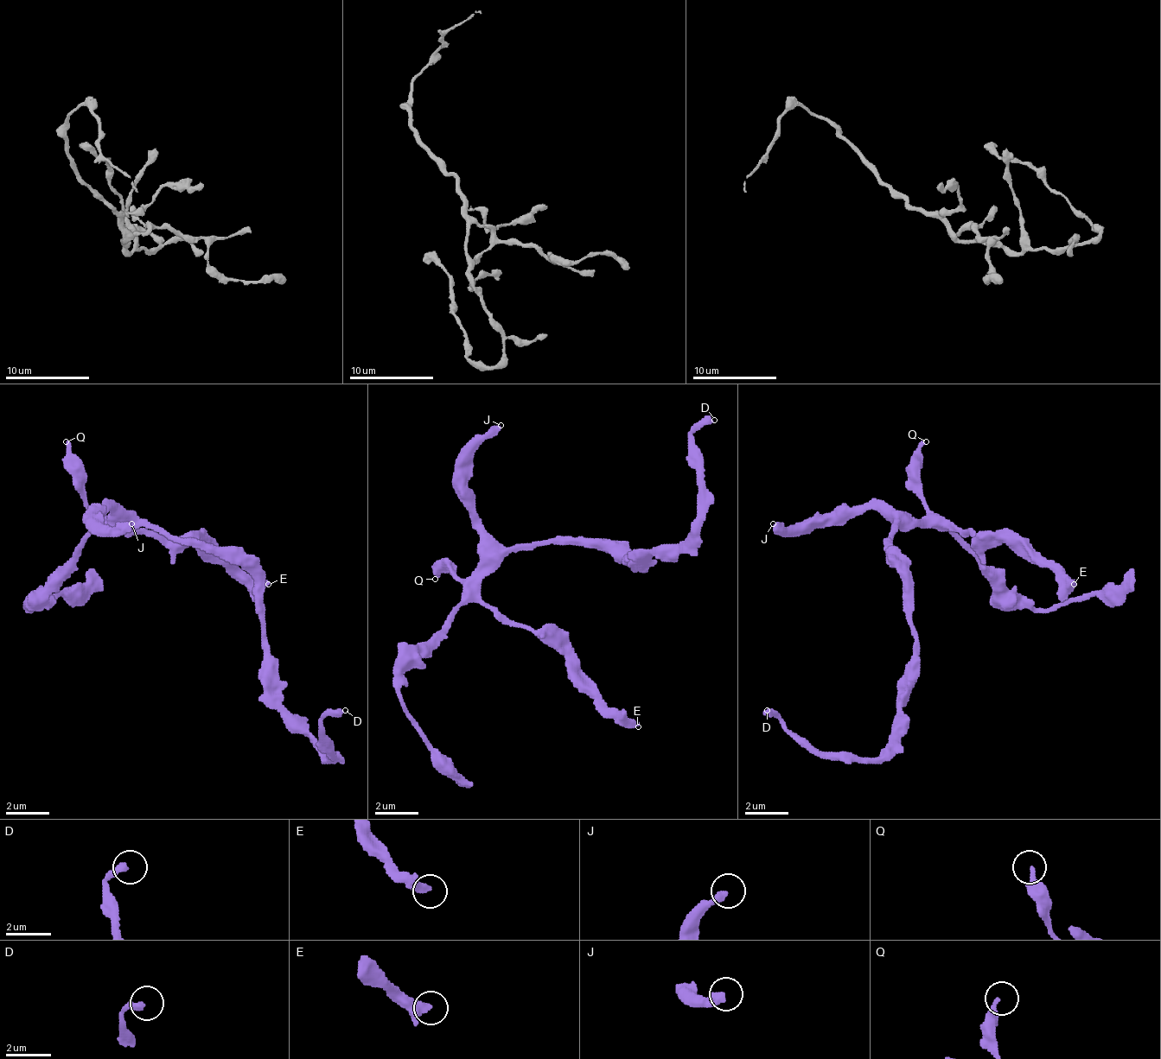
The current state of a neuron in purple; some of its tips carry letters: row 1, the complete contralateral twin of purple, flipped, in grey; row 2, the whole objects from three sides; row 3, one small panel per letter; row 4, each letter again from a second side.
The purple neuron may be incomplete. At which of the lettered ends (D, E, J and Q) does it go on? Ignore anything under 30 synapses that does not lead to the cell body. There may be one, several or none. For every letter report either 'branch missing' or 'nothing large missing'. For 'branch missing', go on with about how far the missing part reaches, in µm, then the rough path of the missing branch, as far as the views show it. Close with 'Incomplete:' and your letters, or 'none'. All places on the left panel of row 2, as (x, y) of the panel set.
D: nothing large missing
E: nothing large missing
J: branch missing; missing 80 µm
Q: nothing large missing
Incomplete: J

